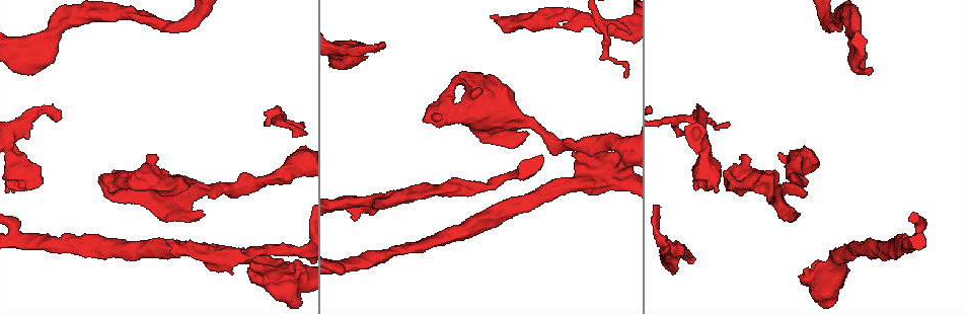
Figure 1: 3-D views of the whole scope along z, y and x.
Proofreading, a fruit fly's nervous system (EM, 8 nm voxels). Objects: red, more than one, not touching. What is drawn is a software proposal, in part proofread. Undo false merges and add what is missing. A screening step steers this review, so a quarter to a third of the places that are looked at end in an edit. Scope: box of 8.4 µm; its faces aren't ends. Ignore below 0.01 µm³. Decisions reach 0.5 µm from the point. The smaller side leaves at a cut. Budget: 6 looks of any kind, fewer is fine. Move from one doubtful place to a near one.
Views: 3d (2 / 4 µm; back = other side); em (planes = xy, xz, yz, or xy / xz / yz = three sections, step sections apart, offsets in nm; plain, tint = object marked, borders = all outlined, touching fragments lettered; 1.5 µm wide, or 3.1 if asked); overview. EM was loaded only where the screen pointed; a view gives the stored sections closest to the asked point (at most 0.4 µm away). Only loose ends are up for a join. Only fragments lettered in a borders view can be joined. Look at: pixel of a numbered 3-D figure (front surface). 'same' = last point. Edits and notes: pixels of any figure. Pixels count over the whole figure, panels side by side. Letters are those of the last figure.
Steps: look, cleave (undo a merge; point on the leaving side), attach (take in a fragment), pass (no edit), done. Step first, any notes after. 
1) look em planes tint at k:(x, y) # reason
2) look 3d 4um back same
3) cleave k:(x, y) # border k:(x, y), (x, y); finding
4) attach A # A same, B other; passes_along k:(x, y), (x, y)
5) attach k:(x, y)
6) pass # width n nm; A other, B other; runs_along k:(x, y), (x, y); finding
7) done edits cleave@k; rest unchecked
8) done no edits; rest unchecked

look em planes borders at 1:(170, 24) # thin neck

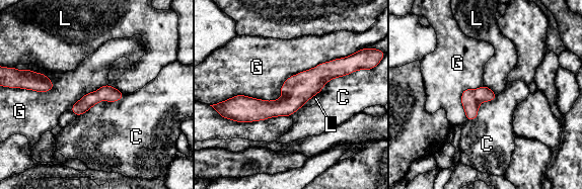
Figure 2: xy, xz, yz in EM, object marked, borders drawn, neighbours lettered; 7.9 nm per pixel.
pass # C other, G other, L other; border 2:(349, 55), (221, 102); all the same cell

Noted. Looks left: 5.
look em planes borders at 1:(289, 249) # abrupt turn

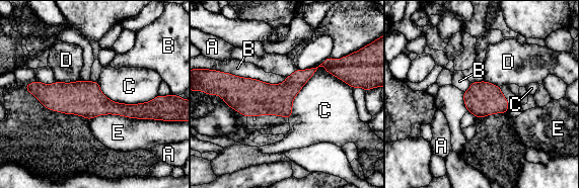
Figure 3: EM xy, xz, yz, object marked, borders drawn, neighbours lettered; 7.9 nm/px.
pass # A other, B other, C other, D other, E other; border 3:(352, 88), (318, 67), (288, 118); all the same cell

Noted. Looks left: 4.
look em planes borders at 1:(805, 270) # thick end

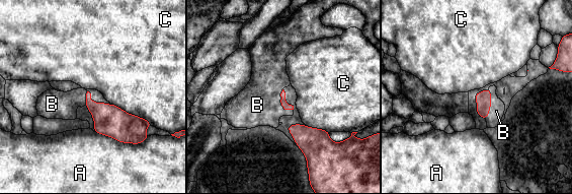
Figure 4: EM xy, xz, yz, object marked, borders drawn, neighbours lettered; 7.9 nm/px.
attach B # A other, B same, C other; it goes on there

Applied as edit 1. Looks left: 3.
done edits attach@4; rest unchecked

